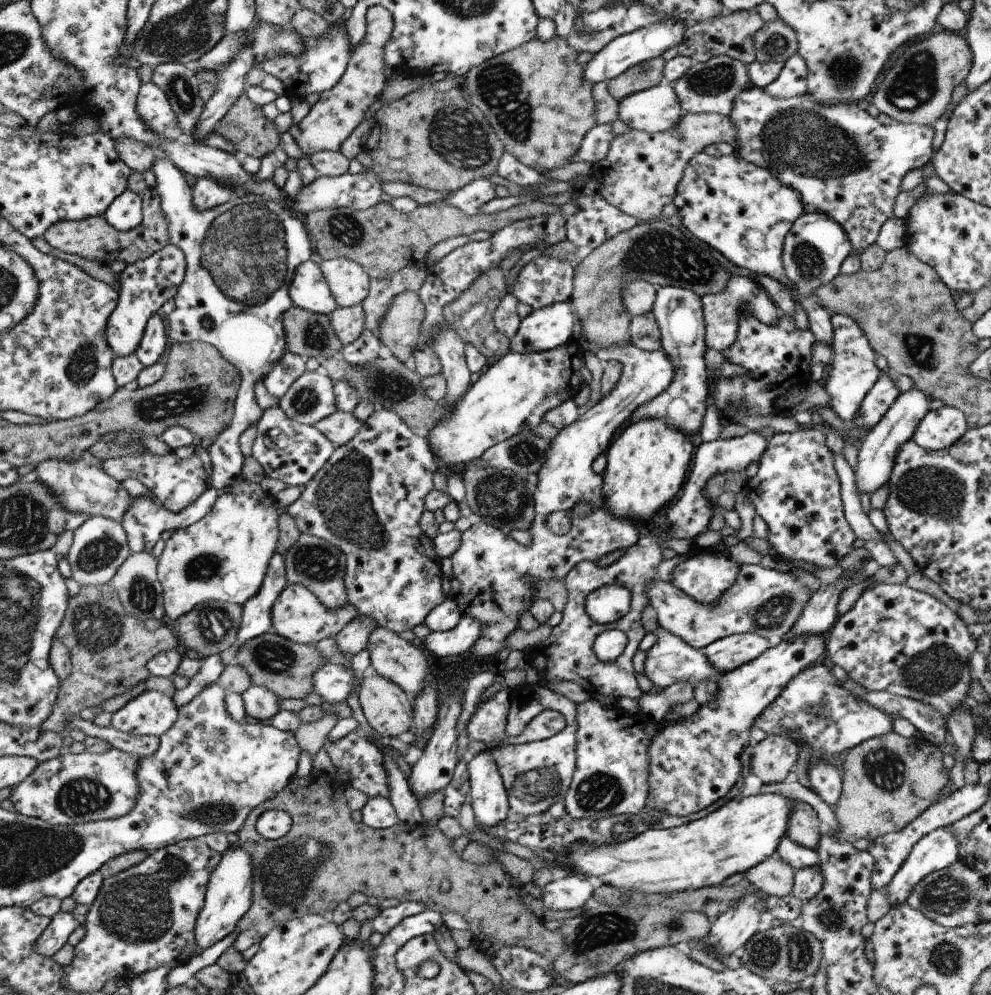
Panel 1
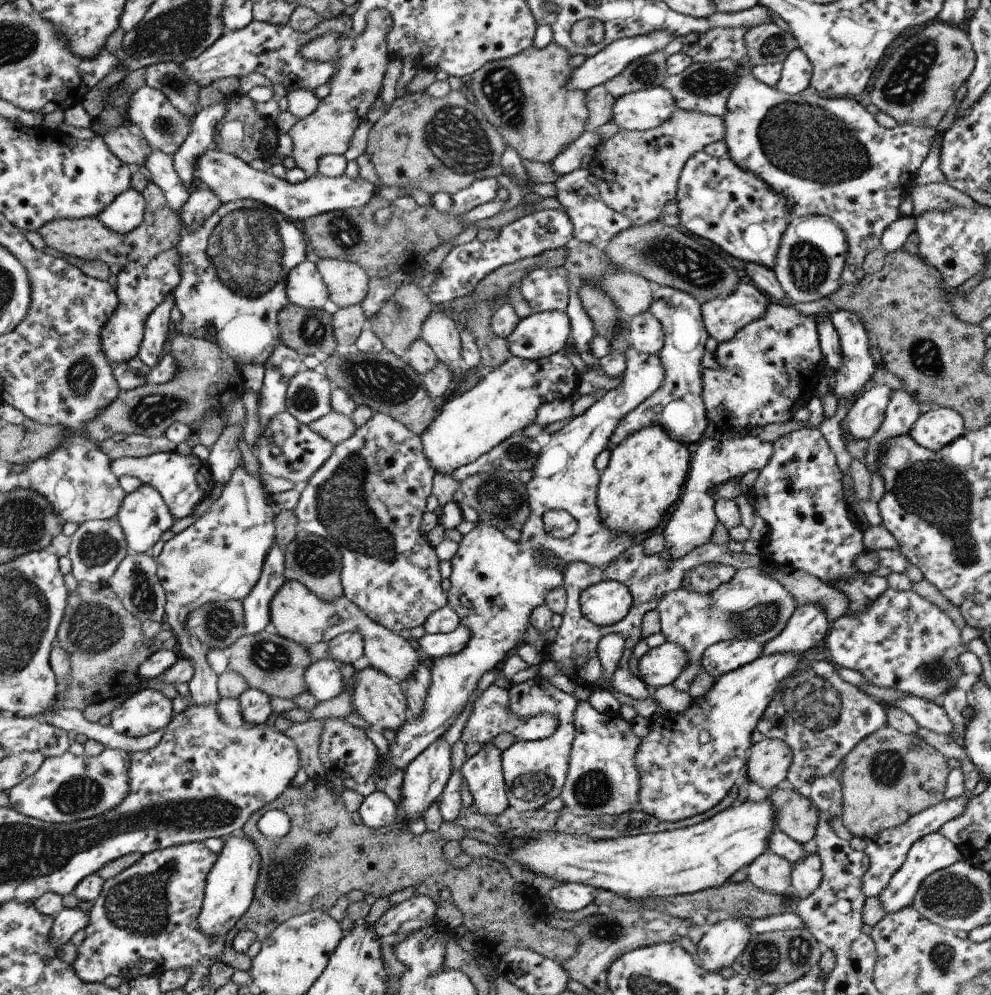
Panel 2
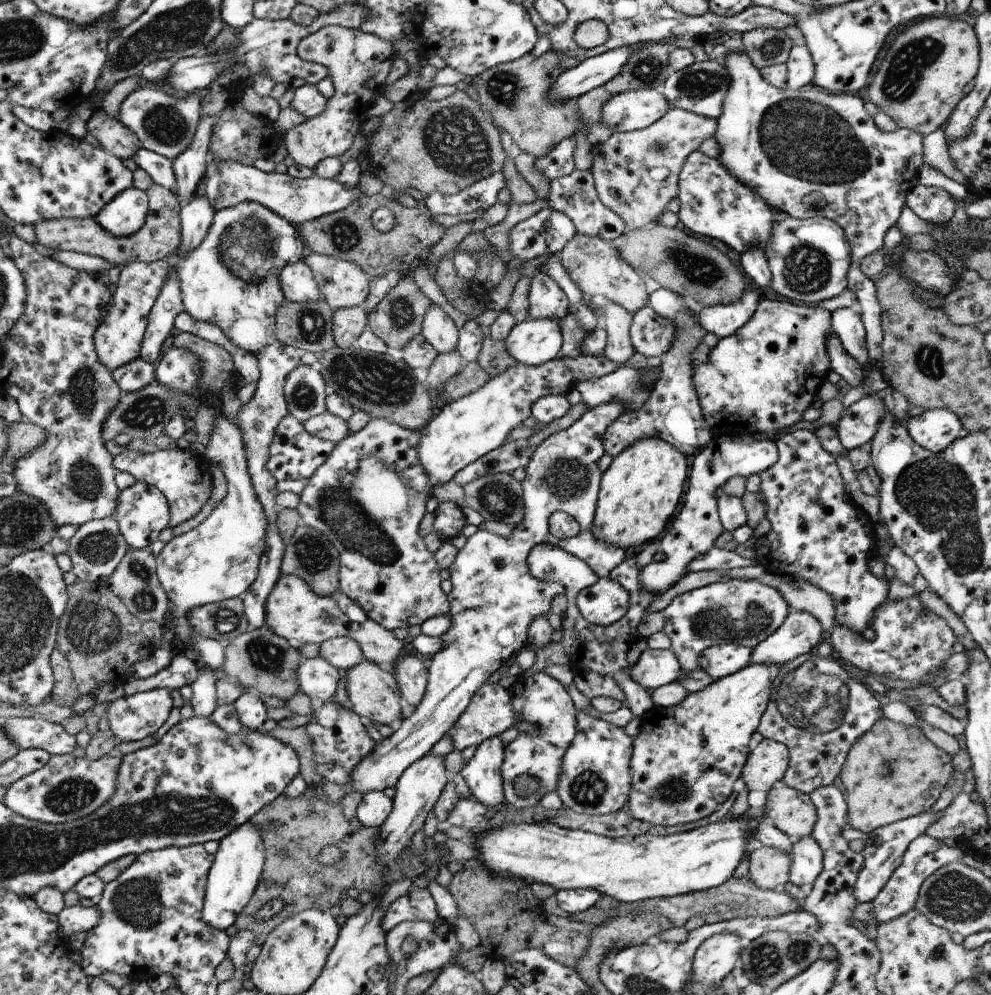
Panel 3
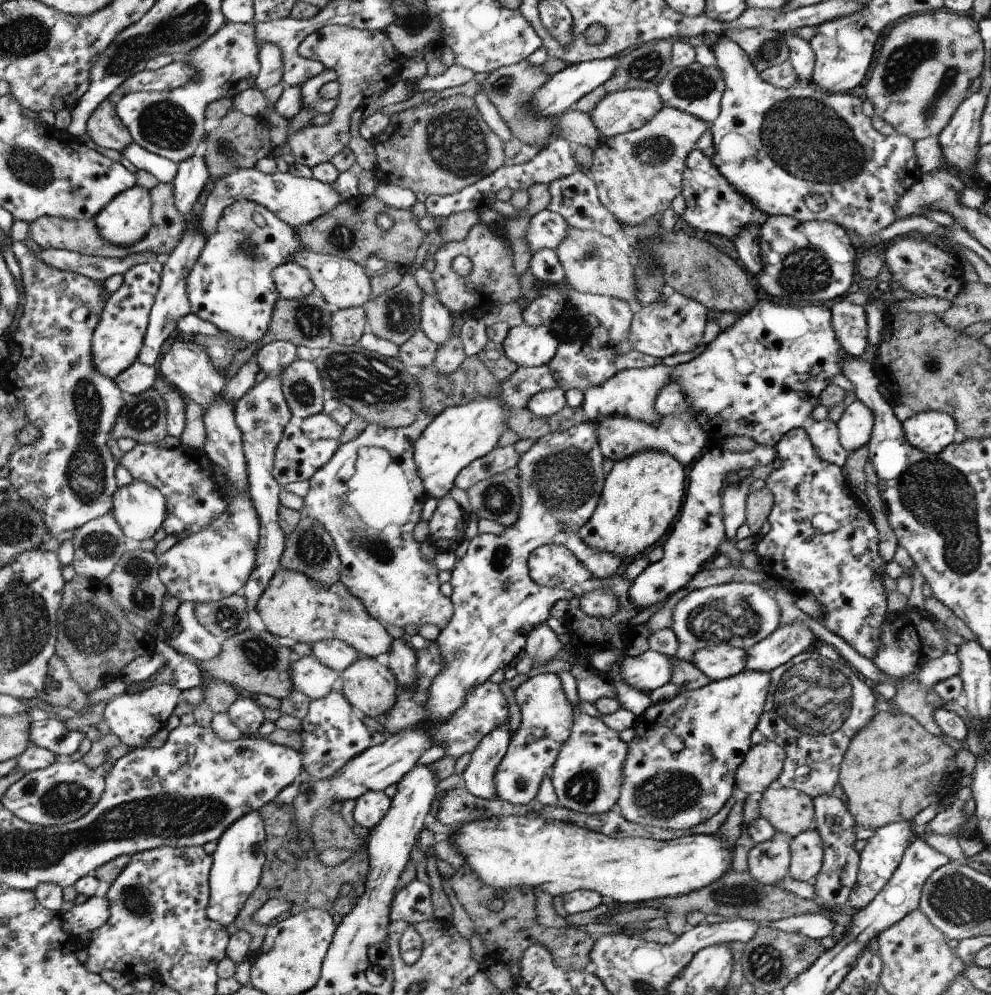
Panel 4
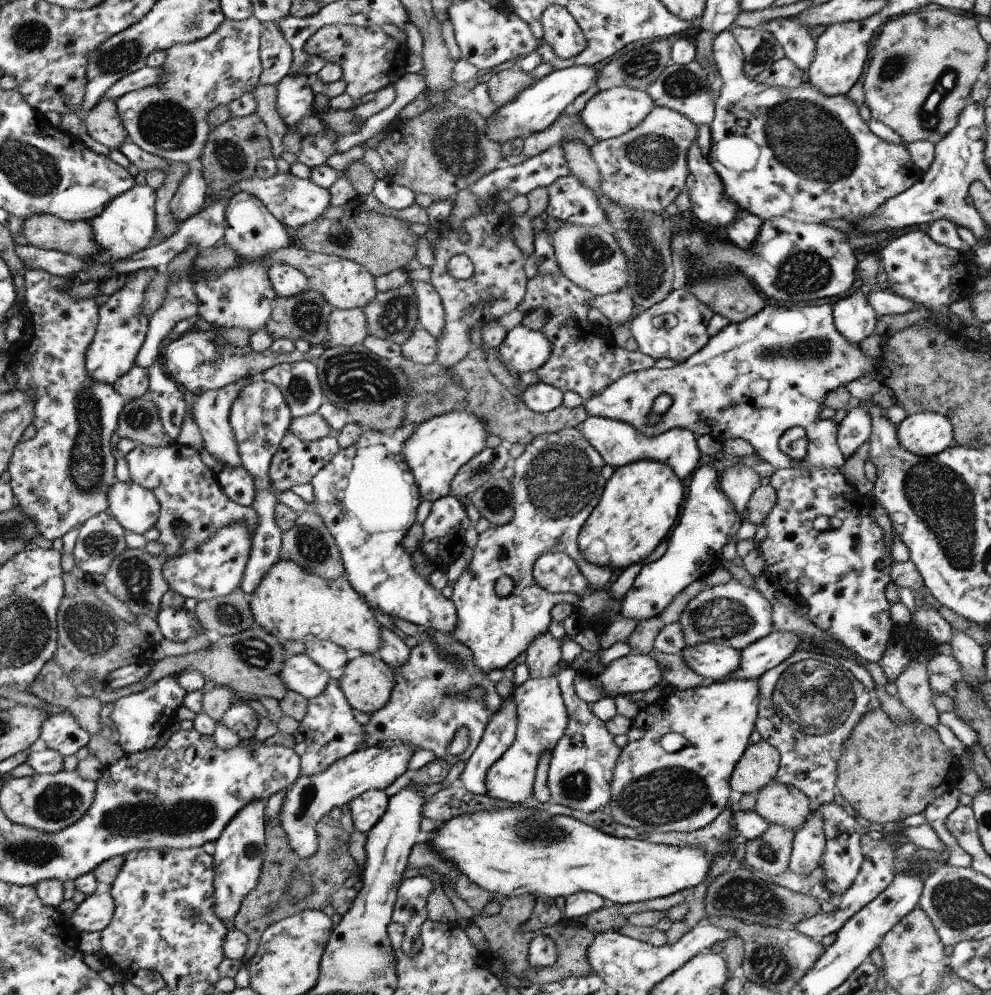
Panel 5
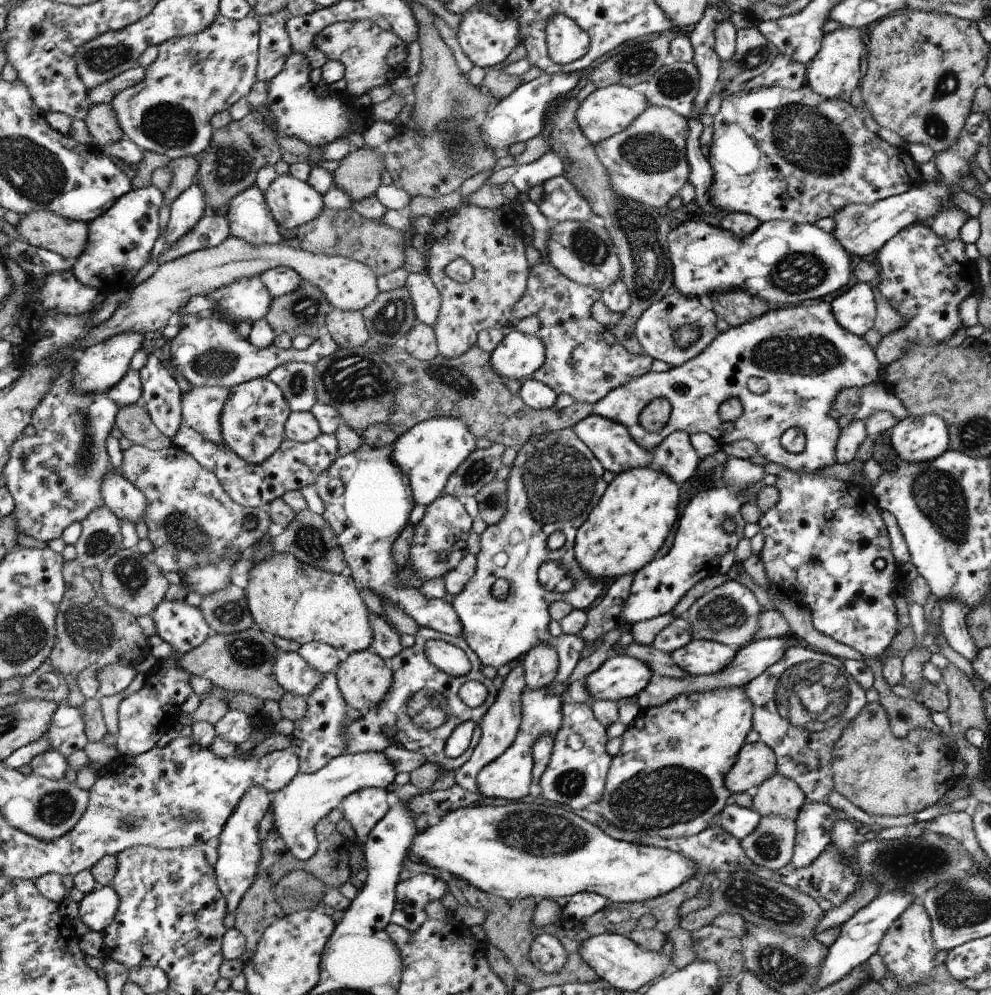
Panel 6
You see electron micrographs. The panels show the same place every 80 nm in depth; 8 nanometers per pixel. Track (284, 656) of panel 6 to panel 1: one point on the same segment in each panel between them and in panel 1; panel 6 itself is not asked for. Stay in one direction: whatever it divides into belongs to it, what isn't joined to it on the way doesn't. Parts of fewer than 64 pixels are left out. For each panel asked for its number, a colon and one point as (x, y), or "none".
1: (332, 682)
2: (323, 679)
3: (317, 678)
4: (309, 676)
5: (300, 673)

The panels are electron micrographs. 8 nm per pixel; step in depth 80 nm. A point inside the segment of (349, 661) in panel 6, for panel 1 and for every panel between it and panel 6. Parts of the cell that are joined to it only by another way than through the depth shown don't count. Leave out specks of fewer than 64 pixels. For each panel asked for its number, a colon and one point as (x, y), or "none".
1: (387, 709)
2: (377, 698)
3: (373, 693)
4: (370, 688)
5: (367, 683)

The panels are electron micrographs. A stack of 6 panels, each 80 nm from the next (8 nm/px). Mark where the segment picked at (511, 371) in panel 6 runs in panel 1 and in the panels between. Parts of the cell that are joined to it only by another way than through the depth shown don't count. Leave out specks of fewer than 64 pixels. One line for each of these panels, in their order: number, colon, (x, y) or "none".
1: (545, 329)
2: (540, 335)
3: (530, 342)
4: (527, 346)
5: (524, 350)

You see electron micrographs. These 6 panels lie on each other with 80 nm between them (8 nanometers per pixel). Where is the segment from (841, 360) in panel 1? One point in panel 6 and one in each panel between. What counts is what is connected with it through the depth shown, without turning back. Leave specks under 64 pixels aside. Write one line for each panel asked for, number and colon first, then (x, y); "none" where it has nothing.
2: (857, 367)
3: (846, 324)
4: (849, 321)
5: (853, 316)
6: (855, 309)

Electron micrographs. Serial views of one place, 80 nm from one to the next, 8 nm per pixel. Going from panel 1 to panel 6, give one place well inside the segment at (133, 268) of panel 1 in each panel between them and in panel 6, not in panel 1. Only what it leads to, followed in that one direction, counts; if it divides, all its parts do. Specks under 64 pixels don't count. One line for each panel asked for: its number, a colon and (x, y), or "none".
2: (141, 288)
3: (118, 342)
4: (119, 338)
5: (122, 332)
6: (100, 367)

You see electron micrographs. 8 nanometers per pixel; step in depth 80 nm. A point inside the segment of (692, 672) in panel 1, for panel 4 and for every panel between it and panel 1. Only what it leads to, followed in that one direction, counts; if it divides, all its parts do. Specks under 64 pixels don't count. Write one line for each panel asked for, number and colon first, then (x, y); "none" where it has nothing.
2: (662, 665)
3: (655, 667)
4: (650, 670)

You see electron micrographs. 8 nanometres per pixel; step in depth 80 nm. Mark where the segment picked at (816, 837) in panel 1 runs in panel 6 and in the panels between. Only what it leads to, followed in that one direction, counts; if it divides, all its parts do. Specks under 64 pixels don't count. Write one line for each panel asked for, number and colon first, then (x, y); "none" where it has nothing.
2: (796, 815)
3: (793, 812)
4: (789, 811)
5: (778, 803)
6: (778, 795)

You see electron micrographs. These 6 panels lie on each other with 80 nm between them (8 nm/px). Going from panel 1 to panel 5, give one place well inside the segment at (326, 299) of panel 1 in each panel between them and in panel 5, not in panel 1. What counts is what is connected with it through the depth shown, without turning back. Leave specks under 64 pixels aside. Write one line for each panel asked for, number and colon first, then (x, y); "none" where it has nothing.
2: (305, 287)
3: (297, 280)
4: (293, 281)
5: (288, 281)

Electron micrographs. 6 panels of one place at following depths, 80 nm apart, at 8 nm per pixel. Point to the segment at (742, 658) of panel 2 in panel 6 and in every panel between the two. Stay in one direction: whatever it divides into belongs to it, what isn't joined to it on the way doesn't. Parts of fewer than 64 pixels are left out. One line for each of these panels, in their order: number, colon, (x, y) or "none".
3: (719, 661)
4: (717, 661)
5: (715, 661)
6: (700, 656)

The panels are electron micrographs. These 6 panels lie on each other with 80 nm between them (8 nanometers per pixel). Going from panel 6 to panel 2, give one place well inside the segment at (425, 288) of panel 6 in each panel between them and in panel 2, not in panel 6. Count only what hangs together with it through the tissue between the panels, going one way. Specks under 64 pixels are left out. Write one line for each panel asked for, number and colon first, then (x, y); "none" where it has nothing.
2: (439, 331)
3: (439, 329)
4: (436, 320)
5: (431, 314)

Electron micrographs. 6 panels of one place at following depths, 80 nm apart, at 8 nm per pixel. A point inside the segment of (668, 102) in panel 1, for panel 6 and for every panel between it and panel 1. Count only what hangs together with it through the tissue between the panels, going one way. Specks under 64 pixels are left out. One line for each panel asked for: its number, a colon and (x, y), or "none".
2: (642, 110)
3: (632, 110)
4: (618, 112)
5: (609, 113)
6: (607, 111)

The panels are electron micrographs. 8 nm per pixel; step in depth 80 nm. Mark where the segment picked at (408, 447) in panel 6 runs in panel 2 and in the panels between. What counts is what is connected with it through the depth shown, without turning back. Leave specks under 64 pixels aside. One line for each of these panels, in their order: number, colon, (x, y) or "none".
2: (507, 399)
3: (465, 430)
4: (458, 436)
5: (439, 447)

